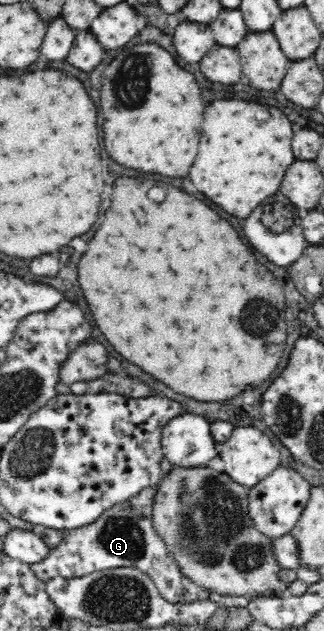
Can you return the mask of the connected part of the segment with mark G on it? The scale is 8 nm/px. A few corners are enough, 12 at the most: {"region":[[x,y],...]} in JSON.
{"region":[[158,487],[65,532],[30,564],[37,578],[112,568],[149,575],[171,604],[246,596],[203,588],[181,572],[153,526]]}

